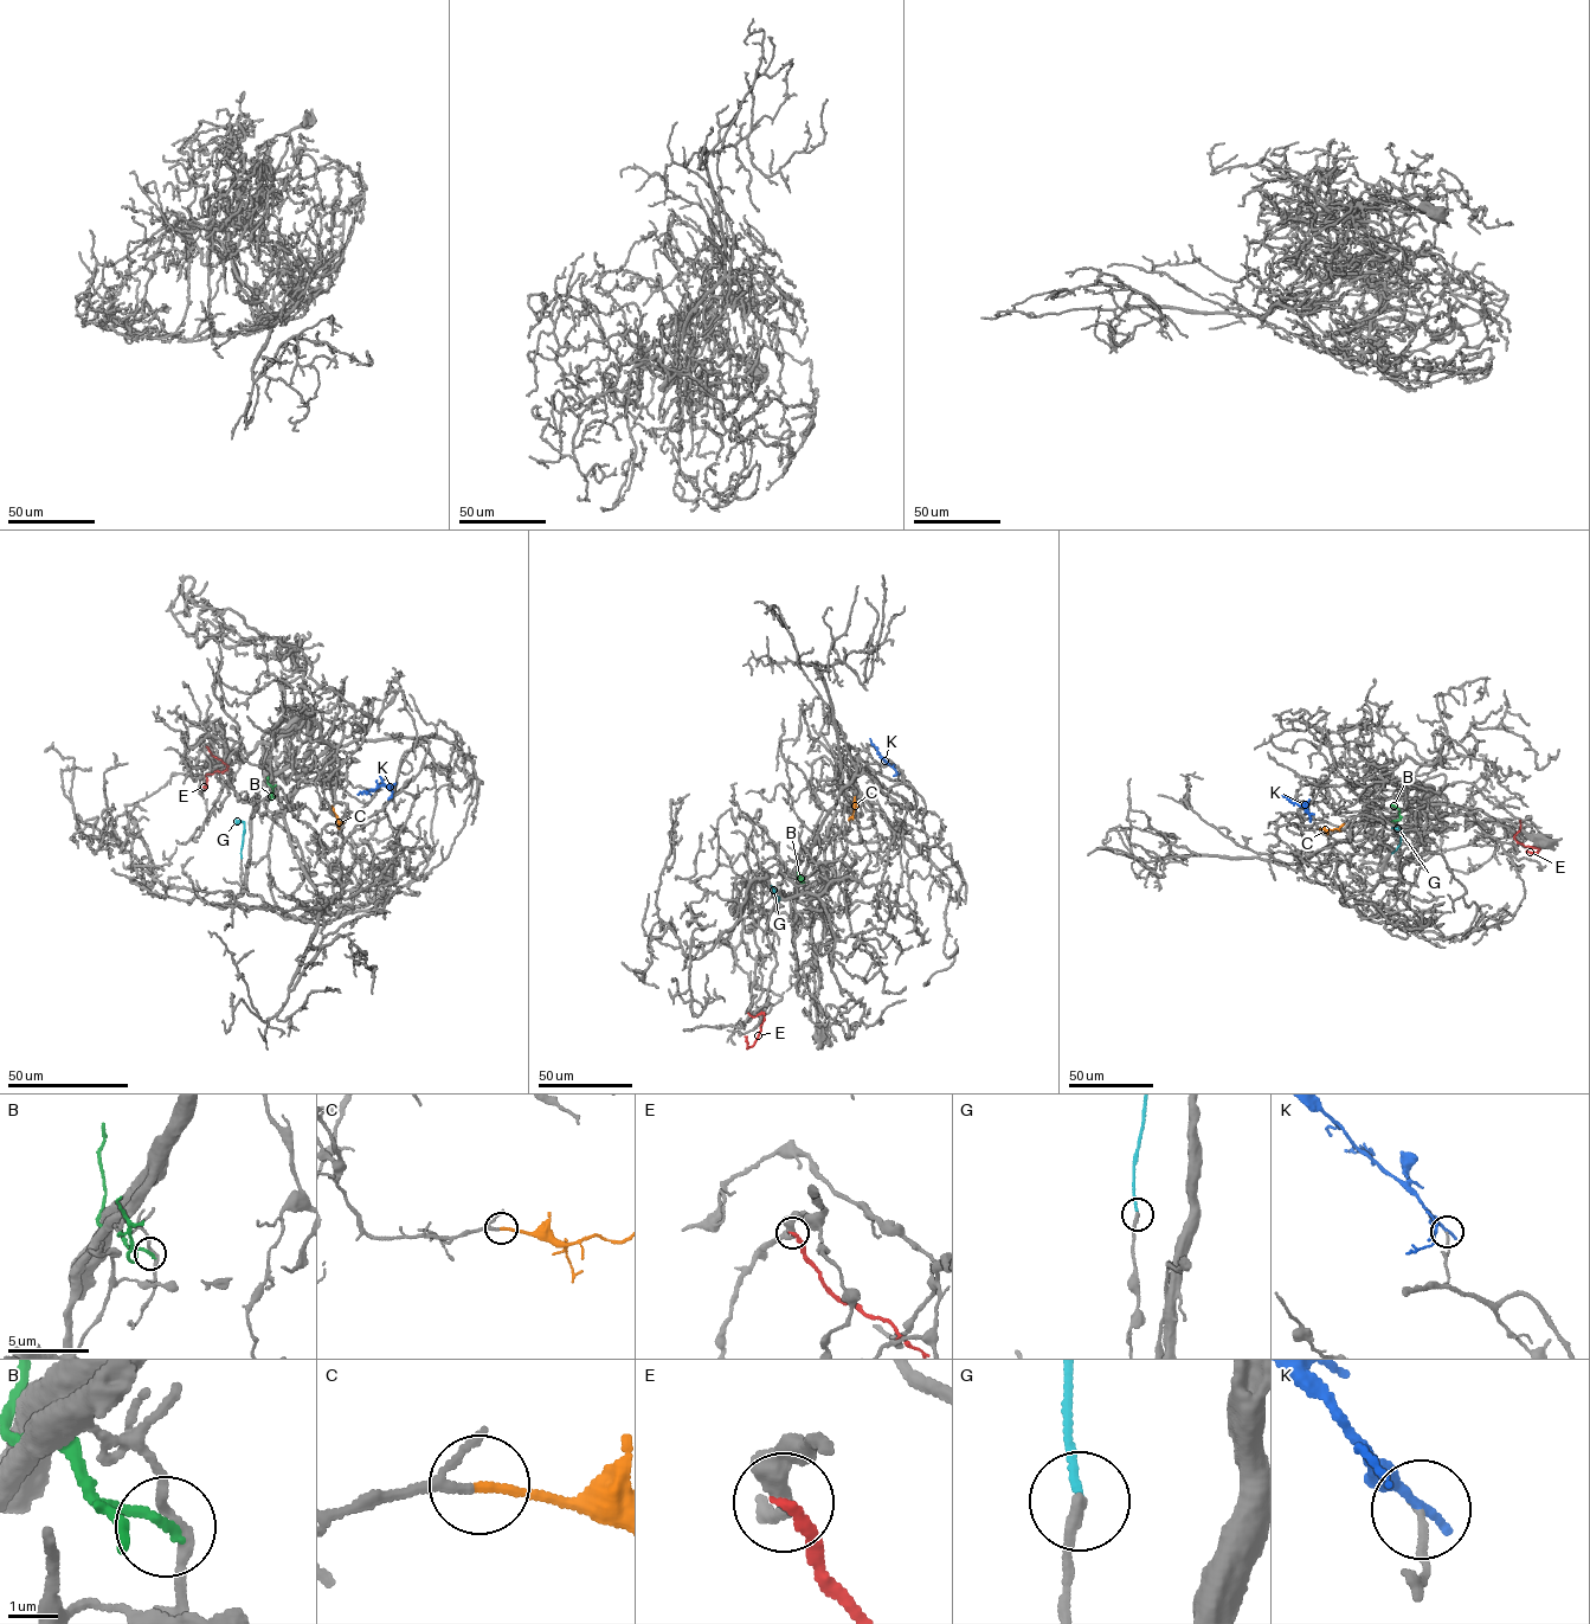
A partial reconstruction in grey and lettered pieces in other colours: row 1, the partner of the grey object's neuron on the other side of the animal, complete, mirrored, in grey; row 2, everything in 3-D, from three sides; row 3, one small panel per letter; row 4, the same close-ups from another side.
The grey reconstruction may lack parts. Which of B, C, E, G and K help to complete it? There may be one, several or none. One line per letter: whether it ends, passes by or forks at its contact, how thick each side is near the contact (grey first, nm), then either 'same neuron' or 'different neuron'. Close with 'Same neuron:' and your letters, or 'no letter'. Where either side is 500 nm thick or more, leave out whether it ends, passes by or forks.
B: it ends | 220/240 nm | different neuron
C: it ends | 140/170 nm | same neuron
E: it ends | 400/240 nm | different neuron
G: it ends | 300/150 nm | same neuron
K: it ends | 120/260 nm | different neuron
Same neuron: C, G

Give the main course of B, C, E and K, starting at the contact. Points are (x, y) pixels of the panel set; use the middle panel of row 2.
B: (804, 881), (797, 878), (798, 866)
C: (855, 797), (849, 820)
E: (748, 1013), (753, 1016), (763, 1013), (764, 1020), (752, 1046), (747, 1048), (745, 1037)
K: (899, 774), (870, 738)

